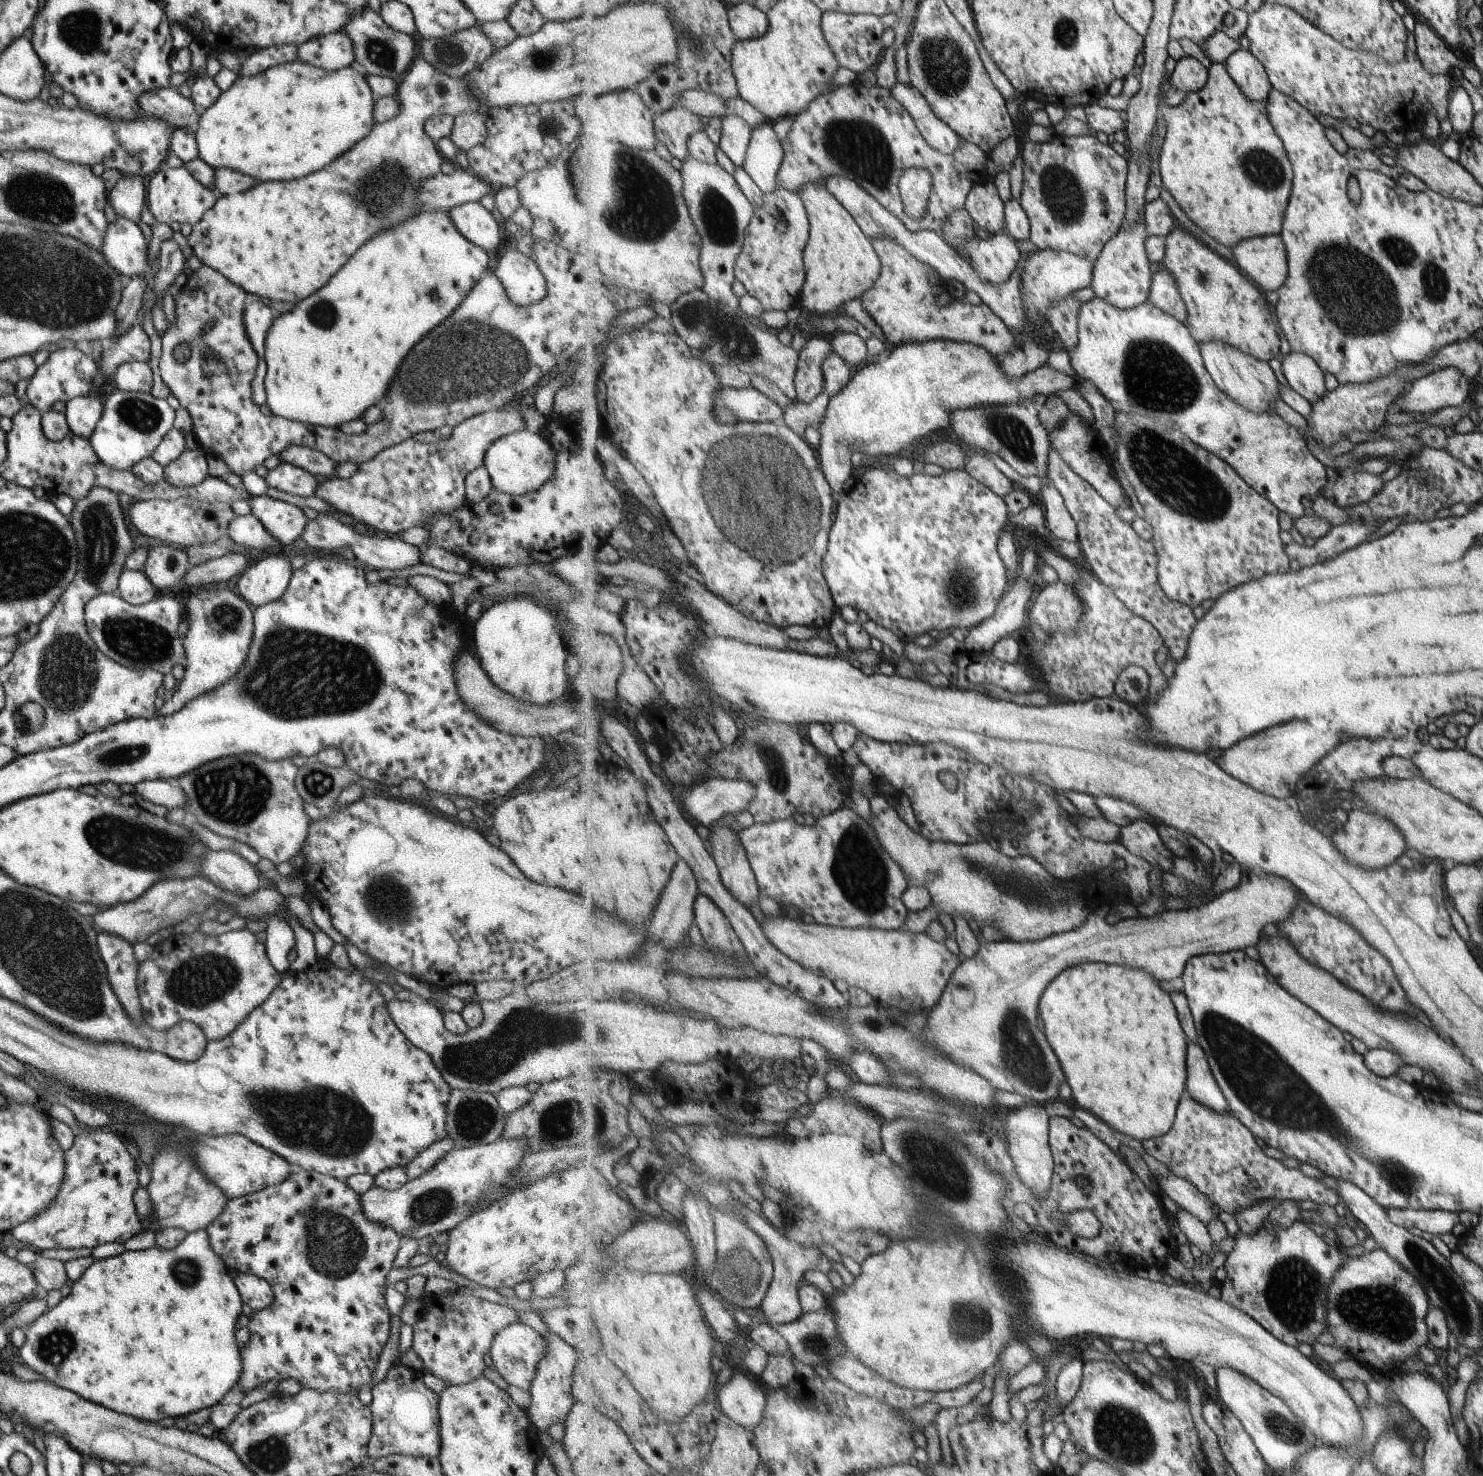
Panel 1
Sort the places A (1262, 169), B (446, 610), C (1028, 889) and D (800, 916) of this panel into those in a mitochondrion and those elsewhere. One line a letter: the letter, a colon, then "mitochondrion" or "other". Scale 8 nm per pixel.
A: mitochondrion
B: other
C: mitochondrion
D: other

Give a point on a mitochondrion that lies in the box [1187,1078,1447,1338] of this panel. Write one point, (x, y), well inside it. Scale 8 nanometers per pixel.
(1293, 1291)

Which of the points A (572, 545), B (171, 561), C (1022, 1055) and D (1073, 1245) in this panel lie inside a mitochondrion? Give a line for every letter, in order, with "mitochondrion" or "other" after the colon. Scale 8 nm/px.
A: other
B: mitochondrion
C: mitochondrion
D: other

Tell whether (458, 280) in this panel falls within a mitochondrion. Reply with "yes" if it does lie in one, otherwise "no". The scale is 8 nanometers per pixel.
no

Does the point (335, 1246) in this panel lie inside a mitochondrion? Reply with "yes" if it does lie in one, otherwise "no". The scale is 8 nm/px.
yes

